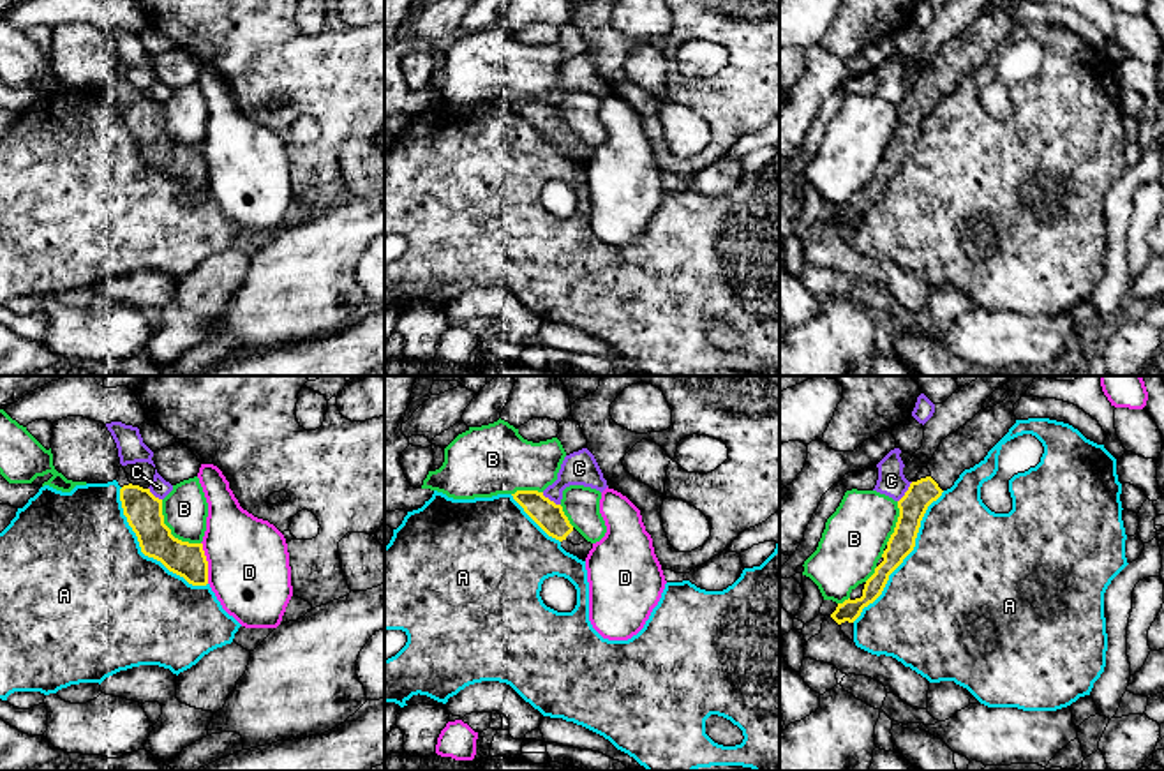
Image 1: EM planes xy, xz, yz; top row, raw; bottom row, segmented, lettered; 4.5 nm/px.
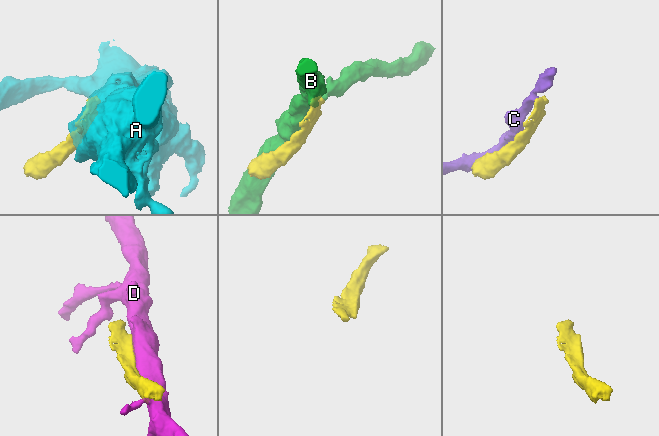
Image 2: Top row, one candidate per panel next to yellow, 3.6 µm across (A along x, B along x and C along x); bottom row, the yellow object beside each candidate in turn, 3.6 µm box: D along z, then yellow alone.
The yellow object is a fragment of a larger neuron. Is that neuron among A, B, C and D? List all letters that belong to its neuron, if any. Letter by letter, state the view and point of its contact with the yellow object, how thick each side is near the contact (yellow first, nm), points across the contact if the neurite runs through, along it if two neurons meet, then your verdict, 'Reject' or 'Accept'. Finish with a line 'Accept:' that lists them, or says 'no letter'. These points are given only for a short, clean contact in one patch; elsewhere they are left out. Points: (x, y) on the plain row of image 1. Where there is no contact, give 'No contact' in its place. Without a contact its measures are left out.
A: Touches yellow at yz (905, 161). Thickness 130 nm (yellow) against 500 nm. Reject
B: Touches yellow at xy (170, 136). Thickness 170 nm (yellow) against 200 nm. Reject
C: Touches yellow at xz (549, 104). Thickness 130 nm (yellow) against 160 nm. Boundary: xz (542, 97), (559, 110). Reject
D: Touches yellow at xy (207, 168). Thickness 160 nm (yellow) against 380 nm. Reject
Accept: no letter

